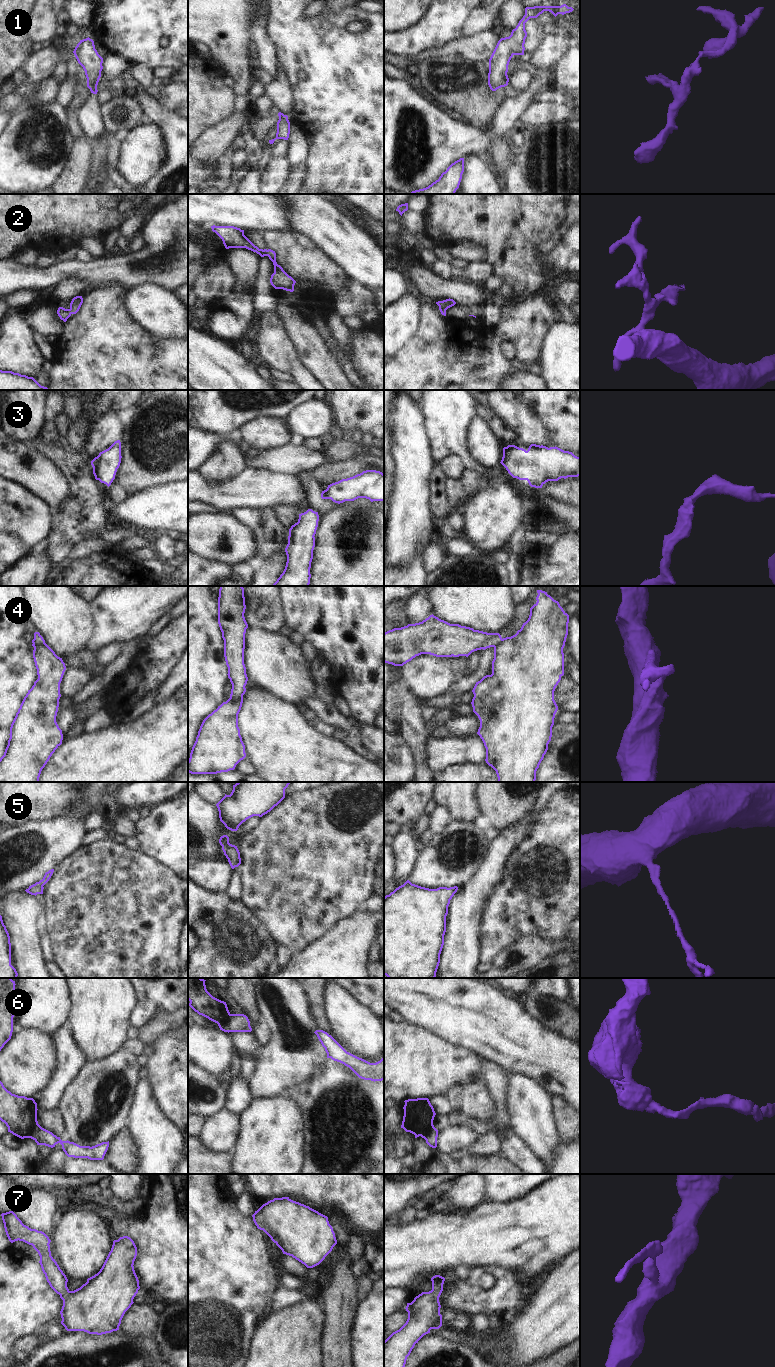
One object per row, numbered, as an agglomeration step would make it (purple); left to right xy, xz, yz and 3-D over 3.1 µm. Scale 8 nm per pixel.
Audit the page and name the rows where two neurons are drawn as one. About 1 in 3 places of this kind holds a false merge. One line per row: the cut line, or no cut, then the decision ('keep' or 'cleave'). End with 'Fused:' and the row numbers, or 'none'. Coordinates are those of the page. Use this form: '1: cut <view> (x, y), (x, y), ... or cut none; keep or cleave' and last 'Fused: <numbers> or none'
1: cut none; keep
2: cut none; keep
3: cut none; keep
4: cut xz (242, 695), (229, 699); cleave
5: cut none; keep
6: cut xy (37, 1123), (35, 1128), (25, 1137); cleave
7: cut none; keep
Fused: 4, 6

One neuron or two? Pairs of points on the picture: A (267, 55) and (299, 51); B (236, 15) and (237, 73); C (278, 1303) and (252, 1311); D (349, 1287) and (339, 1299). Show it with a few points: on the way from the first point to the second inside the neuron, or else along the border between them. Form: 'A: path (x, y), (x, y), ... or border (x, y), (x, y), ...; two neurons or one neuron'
A: border (267, 32), (275, 45), (275, 54), (278, 60); two neurons
B: path (235, 29), (235, 59); one neuron
C: border (279, 1281), (271, 1299); two neurons
D: path (346, 1290), (340, 1296); one neuron

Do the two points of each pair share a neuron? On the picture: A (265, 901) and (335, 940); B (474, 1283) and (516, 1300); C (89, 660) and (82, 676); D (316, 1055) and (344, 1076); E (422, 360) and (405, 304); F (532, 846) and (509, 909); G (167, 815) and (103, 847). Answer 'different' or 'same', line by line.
A: different
B: same
C: different
D: different
E: different
F: same
G: different

